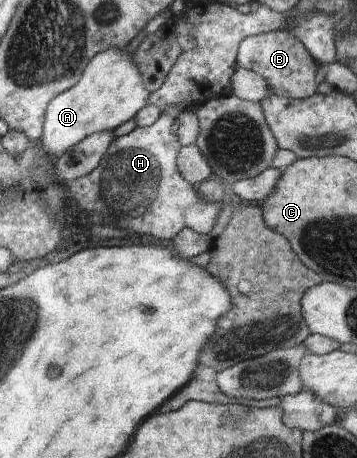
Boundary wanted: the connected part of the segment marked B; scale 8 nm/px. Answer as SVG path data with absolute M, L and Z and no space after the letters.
M290 32L259 33L245 37L238 47L237 67L254 71L266 79L272 94L290 99L308 99L316 94L317 61L306 48L306 45Z

